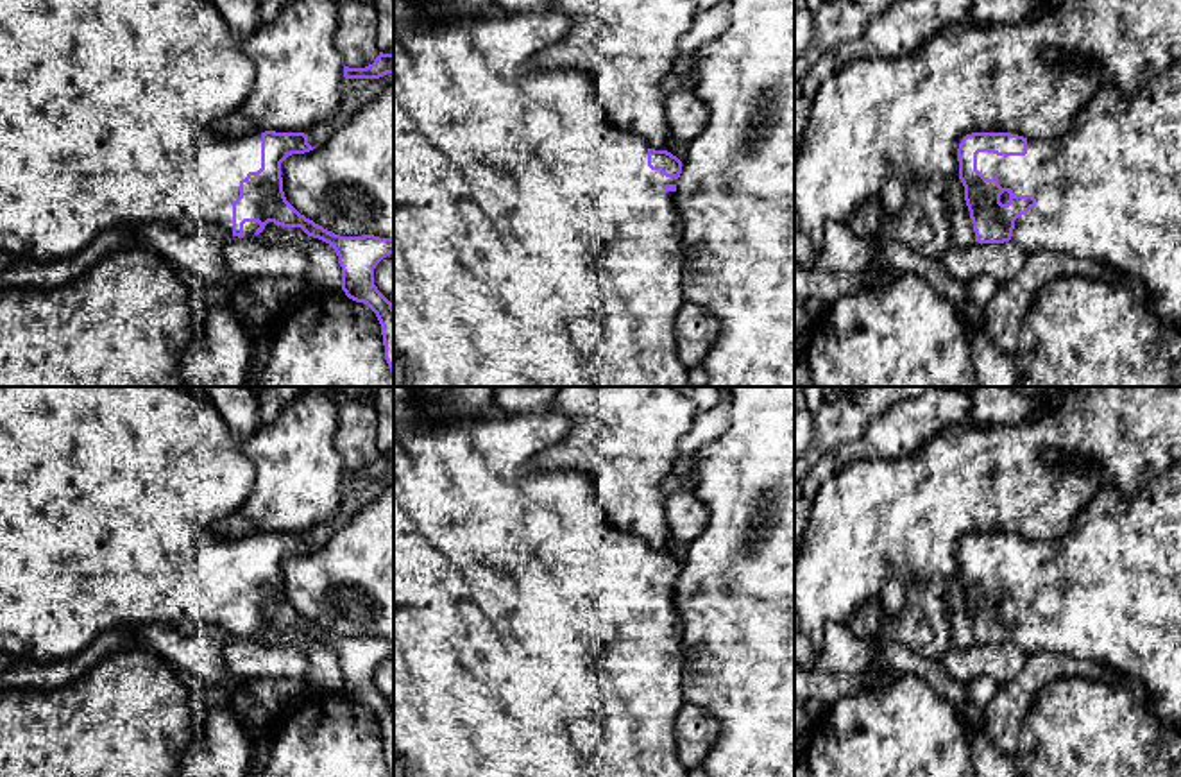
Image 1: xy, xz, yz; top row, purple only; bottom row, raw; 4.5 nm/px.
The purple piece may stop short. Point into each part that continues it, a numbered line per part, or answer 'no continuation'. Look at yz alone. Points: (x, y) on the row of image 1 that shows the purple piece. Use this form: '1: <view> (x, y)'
1: yz (1110, 190)

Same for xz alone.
1: xz (534, 246)

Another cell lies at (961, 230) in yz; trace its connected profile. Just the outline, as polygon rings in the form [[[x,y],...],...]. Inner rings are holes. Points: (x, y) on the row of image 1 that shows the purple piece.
[[[959,175],[947,186],[947,206],[950,213],[950,247],[970,247],[975,243],[975,231],[964,201],[964,186]]]

